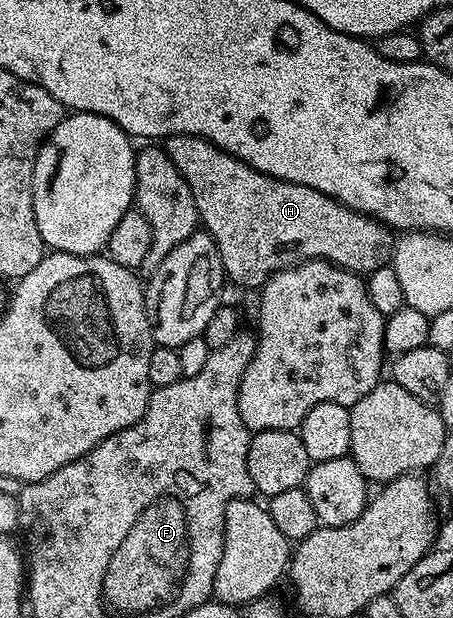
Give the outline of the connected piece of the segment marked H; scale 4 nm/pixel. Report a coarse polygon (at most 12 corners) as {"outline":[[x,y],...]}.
{"outline":[[195,135],[164,149],[231,284],[393,260],[395,232]]}

